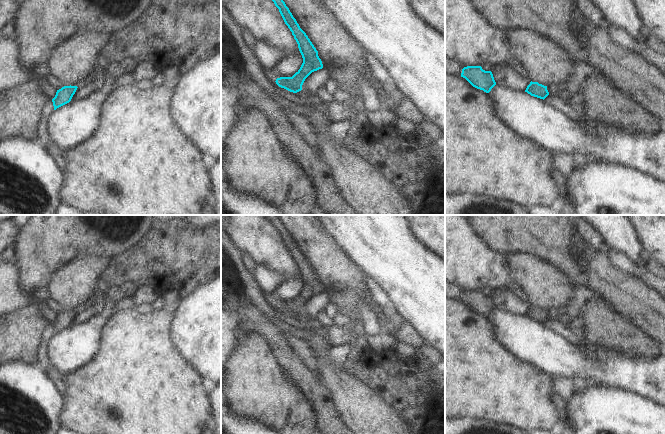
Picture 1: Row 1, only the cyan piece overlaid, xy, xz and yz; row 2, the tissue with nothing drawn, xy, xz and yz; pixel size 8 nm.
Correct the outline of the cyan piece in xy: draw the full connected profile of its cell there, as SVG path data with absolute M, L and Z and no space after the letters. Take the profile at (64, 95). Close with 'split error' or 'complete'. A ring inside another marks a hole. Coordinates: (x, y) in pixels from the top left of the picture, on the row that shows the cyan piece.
M64 86L57 90L55 97L52 99L54 110L69 103L77 90L77 86Z; complete

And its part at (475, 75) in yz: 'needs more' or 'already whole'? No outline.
already whole

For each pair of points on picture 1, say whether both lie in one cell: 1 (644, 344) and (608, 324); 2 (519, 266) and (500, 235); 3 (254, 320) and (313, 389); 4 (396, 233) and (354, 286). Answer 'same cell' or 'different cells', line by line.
1: same cell
2: different cells
3: same cell
4: different cells

